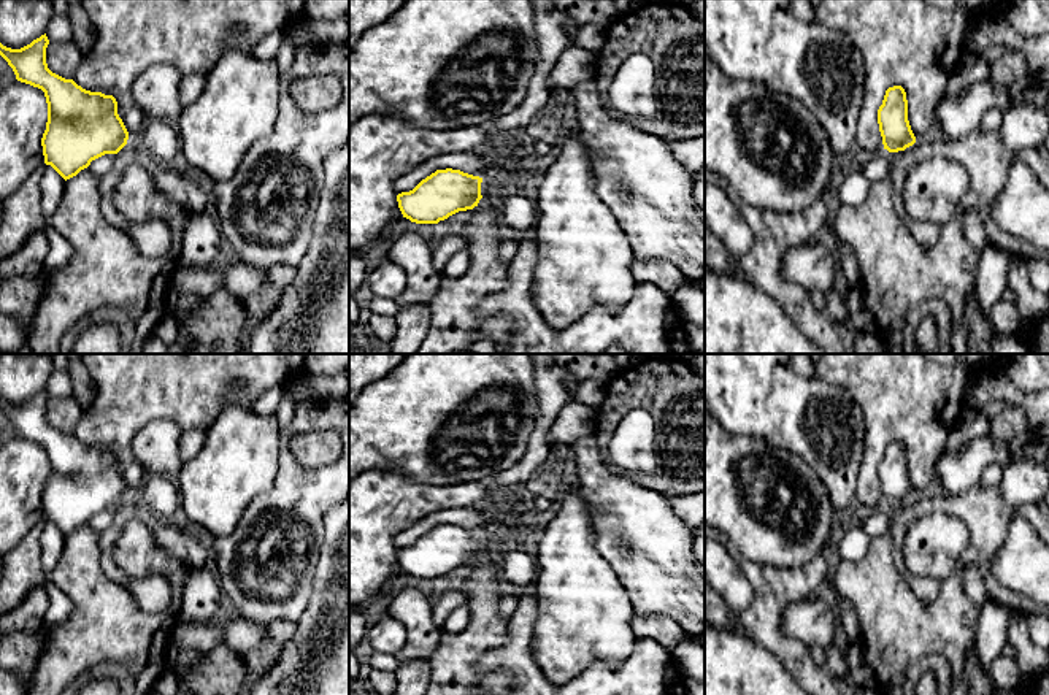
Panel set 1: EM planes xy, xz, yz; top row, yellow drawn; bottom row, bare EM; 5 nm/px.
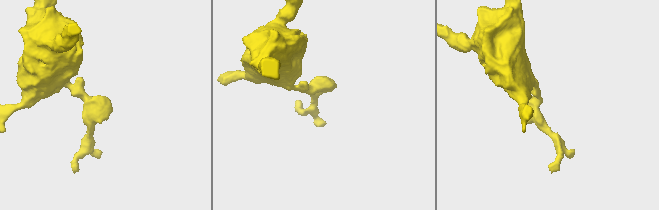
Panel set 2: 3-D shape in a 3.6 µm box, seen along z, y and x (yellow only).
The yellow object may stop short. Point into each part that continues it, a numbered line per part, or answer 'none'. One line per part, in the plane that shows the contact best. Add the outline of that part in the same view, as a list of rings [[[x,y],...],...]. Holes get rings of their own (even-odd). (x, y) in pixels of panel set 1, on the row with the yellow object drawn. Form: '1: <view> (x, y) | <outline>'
none

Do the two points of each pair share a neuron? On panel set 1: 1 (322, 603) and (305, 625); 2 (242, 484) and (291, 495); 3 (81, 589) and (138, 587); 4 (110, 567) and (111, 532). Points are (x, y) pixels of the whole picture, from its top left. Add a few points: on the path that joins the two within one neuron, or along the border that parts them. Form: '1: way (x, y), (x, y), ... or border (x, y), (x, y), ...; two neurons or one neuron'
1: way (321, 608), (308, 621); one neuron
2: border (278, 454), (275, 484), (261, 492), (242, 514); two neurons
3: border (100, 560), (102, 570), (151, 614); two neurons
4: way (108, 559), (108, 540); one neuron

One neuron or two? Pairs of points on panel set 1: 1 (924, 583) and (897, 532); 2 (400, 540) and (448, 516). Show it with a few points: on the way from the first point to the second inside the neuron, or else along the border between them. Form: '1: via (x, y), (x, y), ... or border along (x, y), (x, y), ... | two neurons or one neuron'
1: via (910, 576), (900, 565), (899, 546) | one neuron
2: via (411, 535), (437, 519) | one neuron

